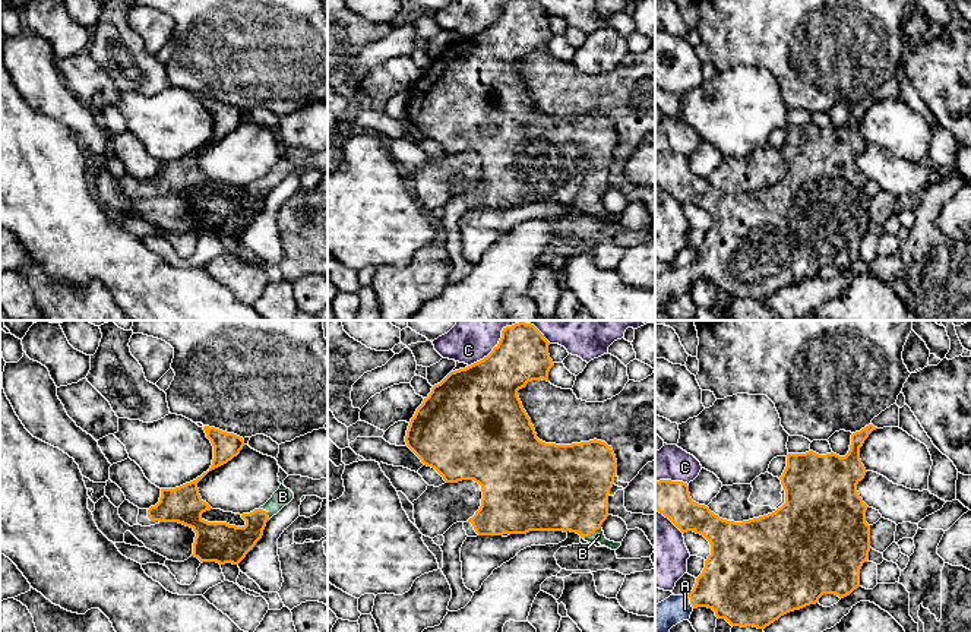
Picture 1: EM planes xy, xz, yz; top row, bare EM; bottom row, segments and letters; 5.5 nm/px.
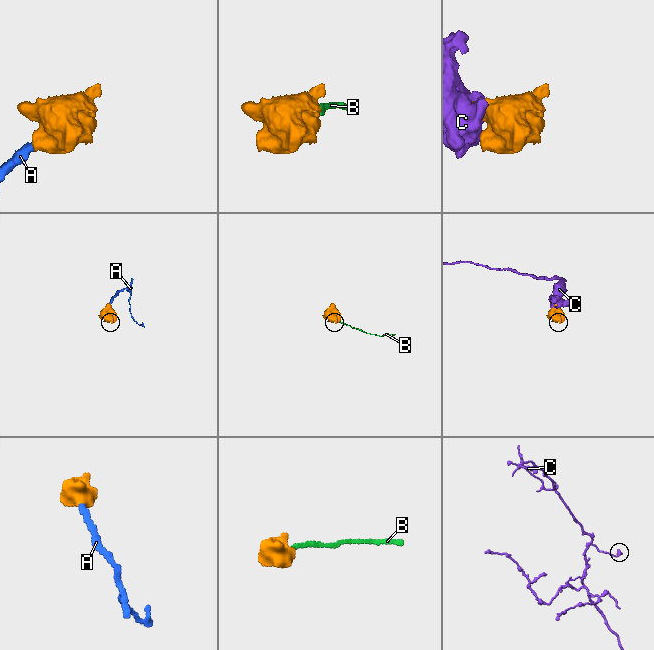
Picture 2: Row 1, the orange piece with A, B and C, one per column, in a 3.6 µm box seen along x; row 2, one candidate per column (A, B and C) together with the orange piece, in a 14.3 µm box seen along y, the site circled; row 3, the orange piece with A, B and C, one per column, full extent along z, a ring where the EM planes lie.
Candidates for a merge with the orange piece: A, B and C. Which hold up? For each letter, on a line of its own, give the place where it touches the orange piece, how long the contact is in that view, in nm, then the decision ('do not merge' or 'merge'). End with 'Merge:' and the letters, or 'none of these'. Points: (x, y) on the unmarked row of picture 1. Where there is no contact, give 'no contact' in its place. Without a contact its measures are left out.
A: meets orange in yz at (690, 274); contact 80 nm long; merge
B: meets orange in xz at (591, 205); contact 120 nm long; merge
C: meets orange in xz at (492, 24); contact 300 nm long; do not merge
Merge: A, B

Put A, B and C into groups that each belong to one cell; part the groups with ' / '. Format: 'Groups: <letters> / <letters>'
Groups: A B / C

